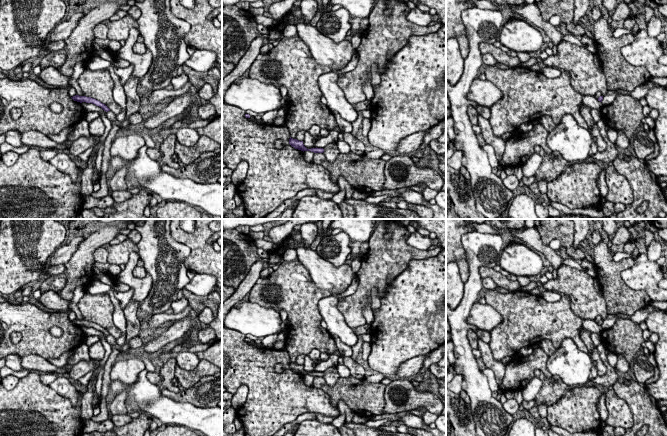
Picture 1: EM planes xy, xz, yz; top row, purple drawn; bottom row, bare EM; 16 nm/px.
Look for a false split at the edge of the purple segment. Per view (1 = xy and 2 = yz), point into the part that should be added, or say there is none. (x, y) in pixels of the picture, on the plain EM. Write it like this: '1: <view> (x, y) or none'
1: none
2: none

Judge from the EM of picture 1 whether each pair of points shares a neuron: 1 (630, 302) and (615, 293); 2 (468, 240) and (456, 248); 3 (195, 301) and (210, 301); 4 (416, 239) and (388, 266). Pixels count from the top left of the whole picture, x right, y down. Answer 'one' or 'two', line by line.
1: one
2: two
3: one
4: two

